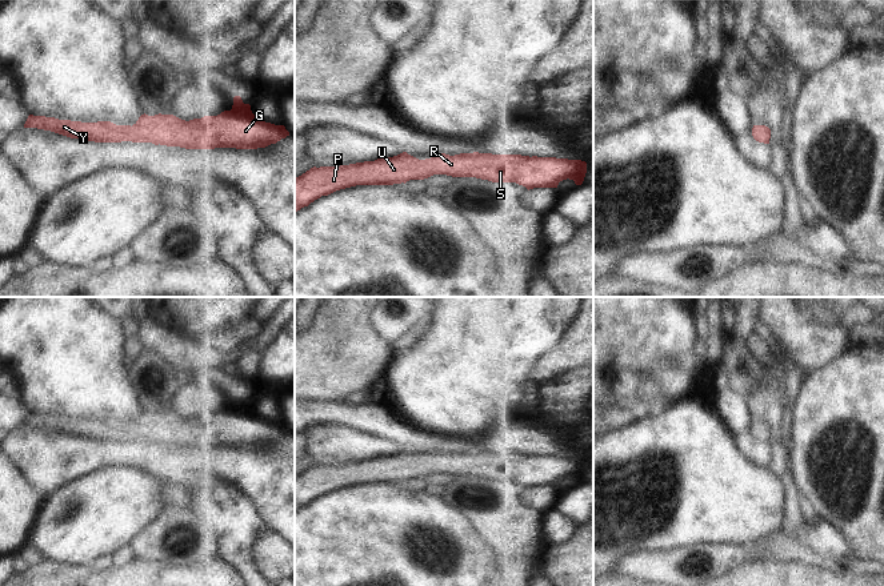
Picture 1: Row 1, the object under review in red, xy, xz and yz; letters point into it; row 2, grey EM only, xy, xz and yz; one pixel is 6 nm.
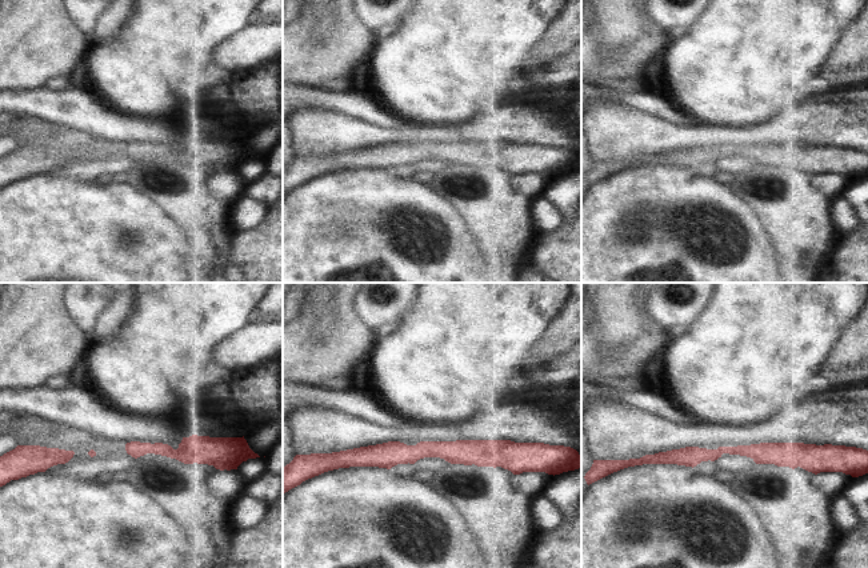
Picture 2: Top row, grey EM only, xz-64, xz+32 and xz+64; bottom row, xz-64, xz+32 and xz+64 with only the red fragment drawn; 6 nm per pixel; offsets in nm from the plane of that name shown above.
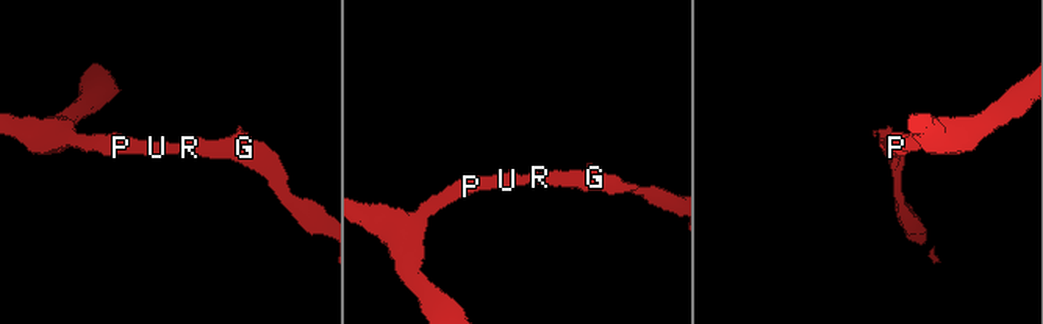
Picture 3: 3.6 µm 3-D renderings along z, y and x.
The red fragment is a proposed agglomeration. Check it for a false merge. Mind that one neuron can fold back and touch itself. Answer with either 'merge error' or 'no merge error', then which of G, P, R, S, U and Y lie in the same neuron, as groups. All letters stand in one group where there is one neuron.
no merge error; G P R S U Y

